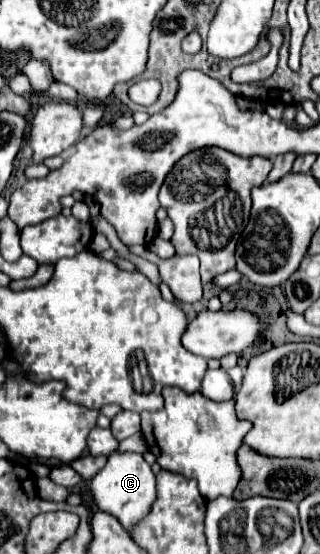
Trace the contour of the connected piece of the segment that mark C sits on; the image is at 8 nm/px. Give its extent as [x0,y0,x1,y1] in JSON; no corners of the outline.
[88,453,156,533]

